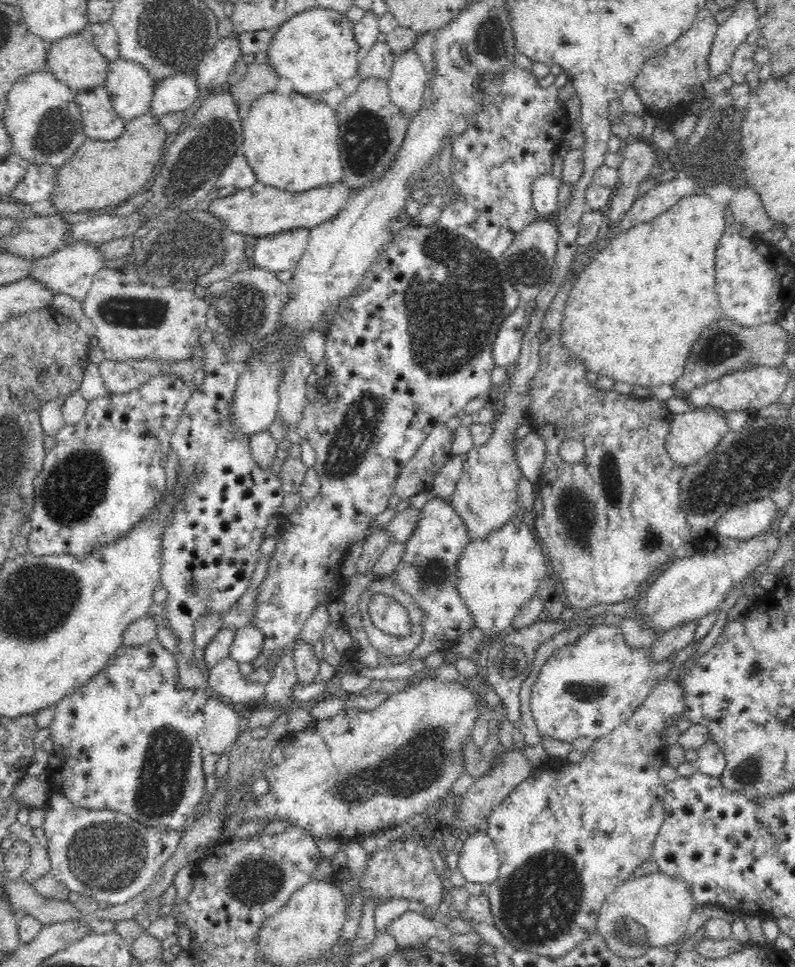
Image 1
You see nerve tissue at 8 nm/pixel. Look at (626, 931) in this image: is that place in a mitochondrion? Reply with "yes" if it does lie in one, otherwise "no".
yes

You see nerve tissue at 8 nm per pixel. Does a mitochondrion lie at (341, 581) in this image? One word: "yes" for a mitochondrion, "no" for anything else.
no

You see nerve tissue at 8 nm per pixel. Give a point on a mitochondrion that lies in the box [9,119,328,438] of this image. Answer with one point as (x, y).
(205, 248)

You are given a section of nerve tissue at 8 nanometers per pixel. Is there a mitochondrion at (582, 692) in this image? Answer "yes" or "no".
yes

